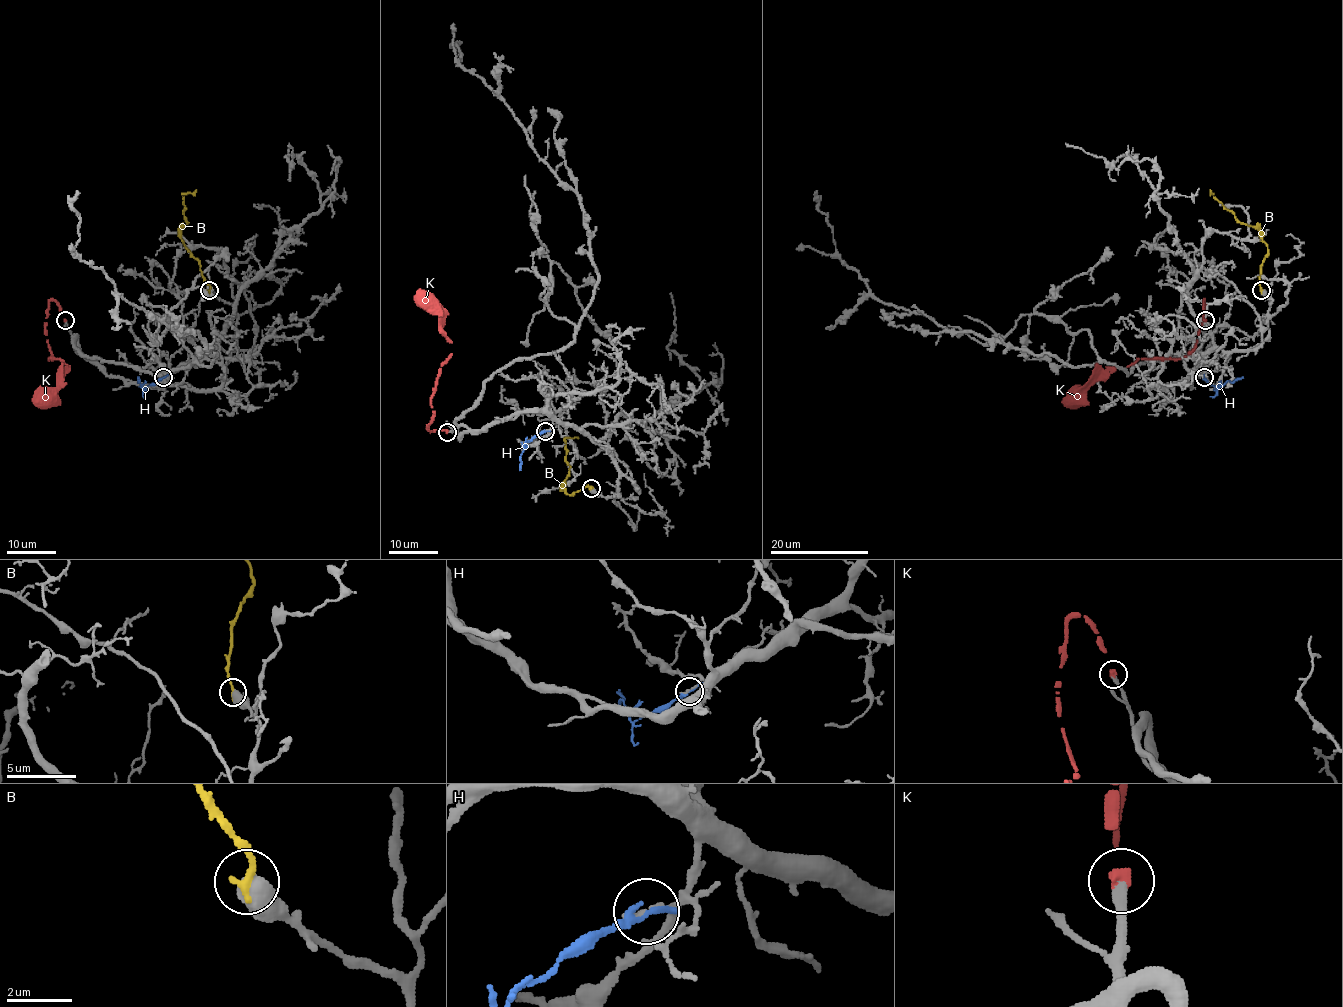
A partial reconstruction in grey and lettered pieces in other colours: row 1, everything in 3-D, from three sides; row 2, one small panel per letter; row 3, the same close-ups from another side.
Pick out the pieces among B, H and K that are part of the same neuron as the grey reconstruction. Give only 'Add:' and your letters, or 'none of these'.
Add: K

